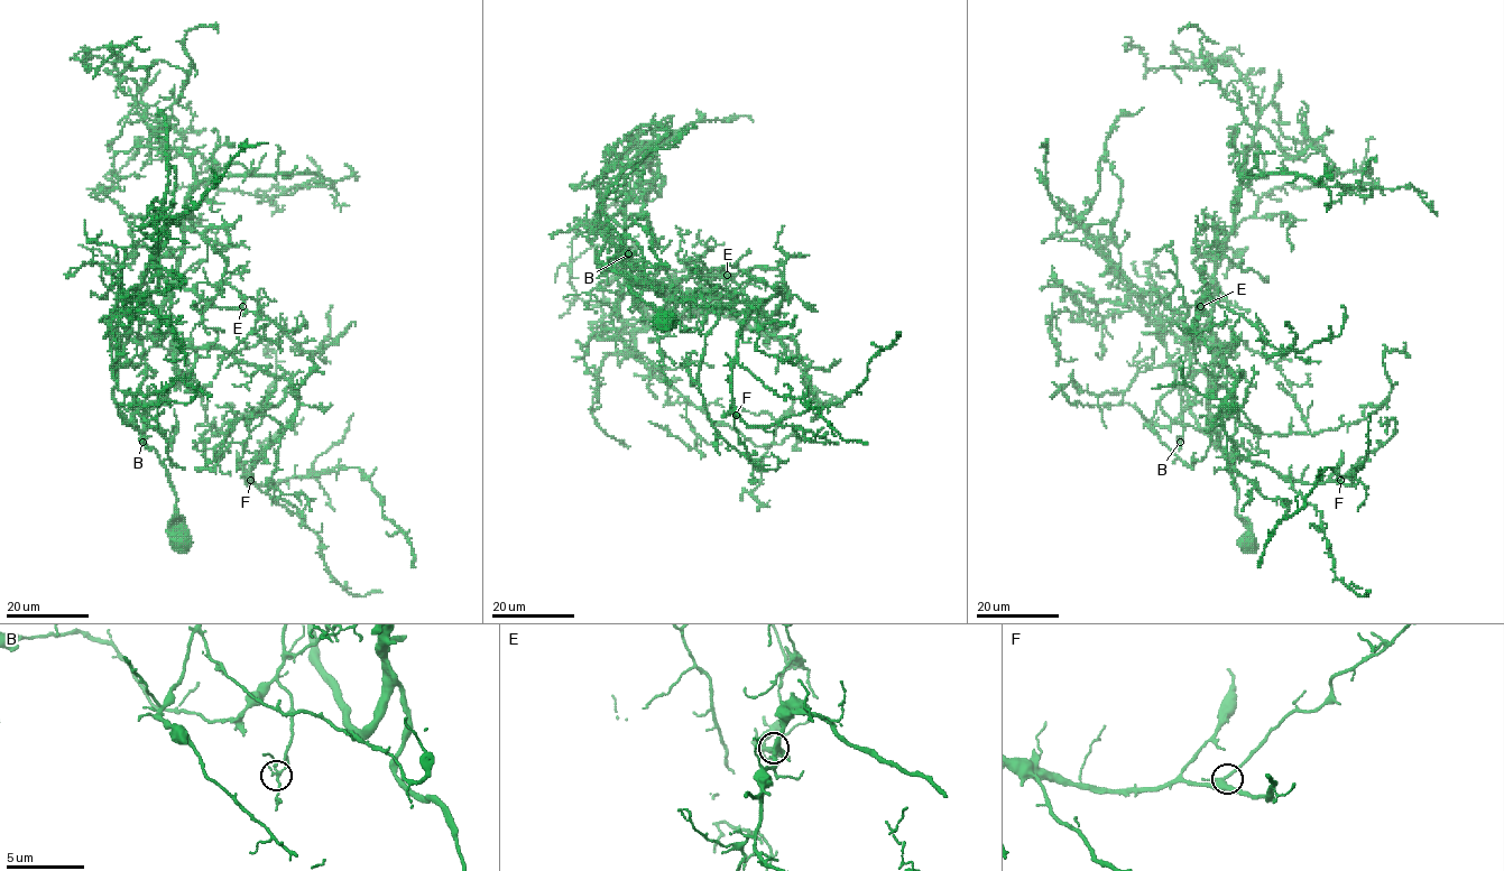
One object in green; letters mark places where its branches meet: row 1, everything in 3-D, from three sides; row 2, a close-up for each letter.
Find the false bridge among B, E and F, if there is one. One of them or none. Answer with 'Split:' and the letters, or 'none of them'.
Split: B

